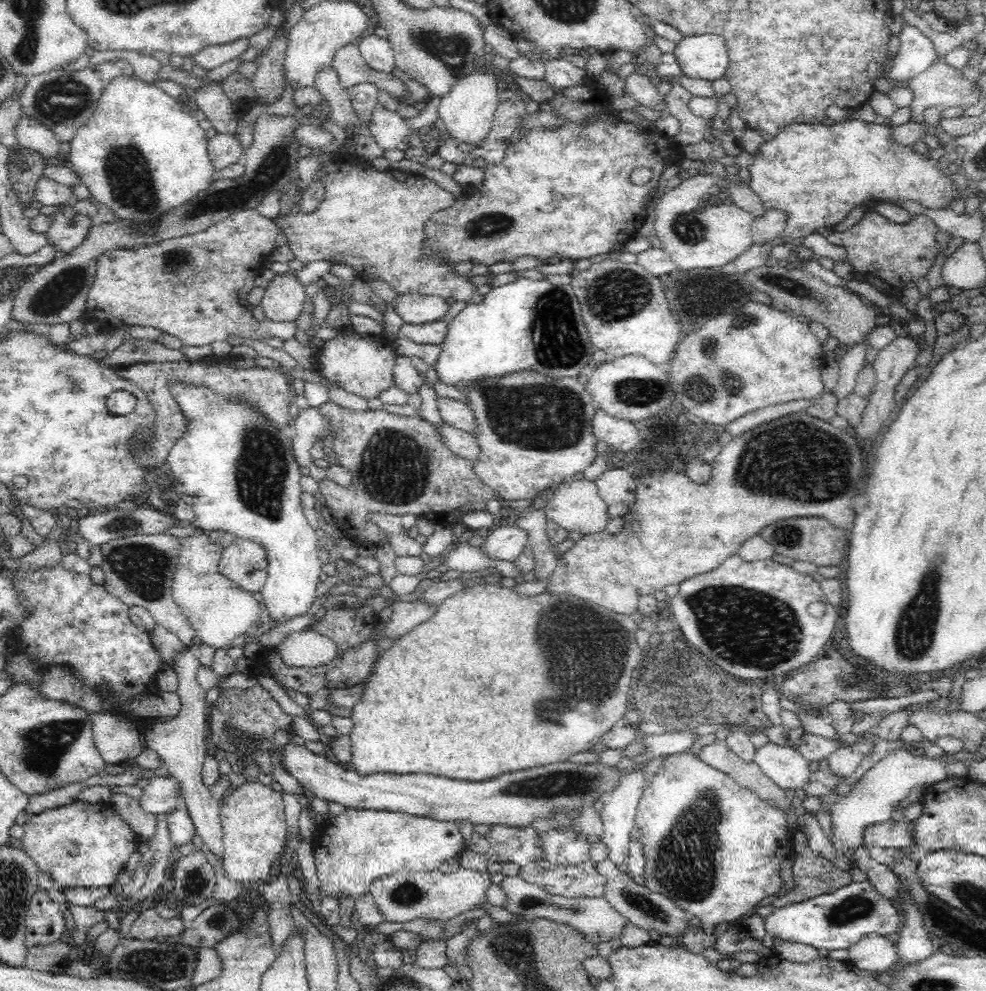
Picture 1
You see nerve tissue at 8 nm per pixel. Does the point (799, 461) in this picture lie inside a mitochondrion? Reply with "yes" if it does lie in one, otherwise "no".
yes

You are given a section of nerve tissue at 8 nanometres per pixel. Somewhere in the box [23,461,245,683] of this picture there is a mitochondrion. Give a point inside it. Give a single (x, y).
(142, 568)

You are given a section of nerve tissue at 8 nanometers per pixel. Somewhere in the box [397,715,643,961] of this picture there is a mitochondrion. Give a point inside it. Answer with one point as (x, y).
(560, 784)

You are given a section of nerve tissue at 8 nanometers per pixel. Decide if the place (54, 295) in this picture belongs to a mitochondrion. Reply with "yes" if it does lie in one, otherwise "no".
yes

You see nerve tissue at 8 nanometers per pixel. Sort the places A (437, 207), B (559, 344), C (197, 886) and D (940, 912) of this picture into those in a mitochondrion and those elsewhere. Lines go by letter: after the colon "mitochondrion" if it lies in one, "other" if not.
A: other
B: mitochondrion
C: mitochondrion
D: mitochondrion

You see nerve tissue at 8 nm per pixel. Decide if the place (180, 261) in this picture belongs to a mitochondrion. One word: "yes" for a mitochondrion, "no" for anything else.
yes

